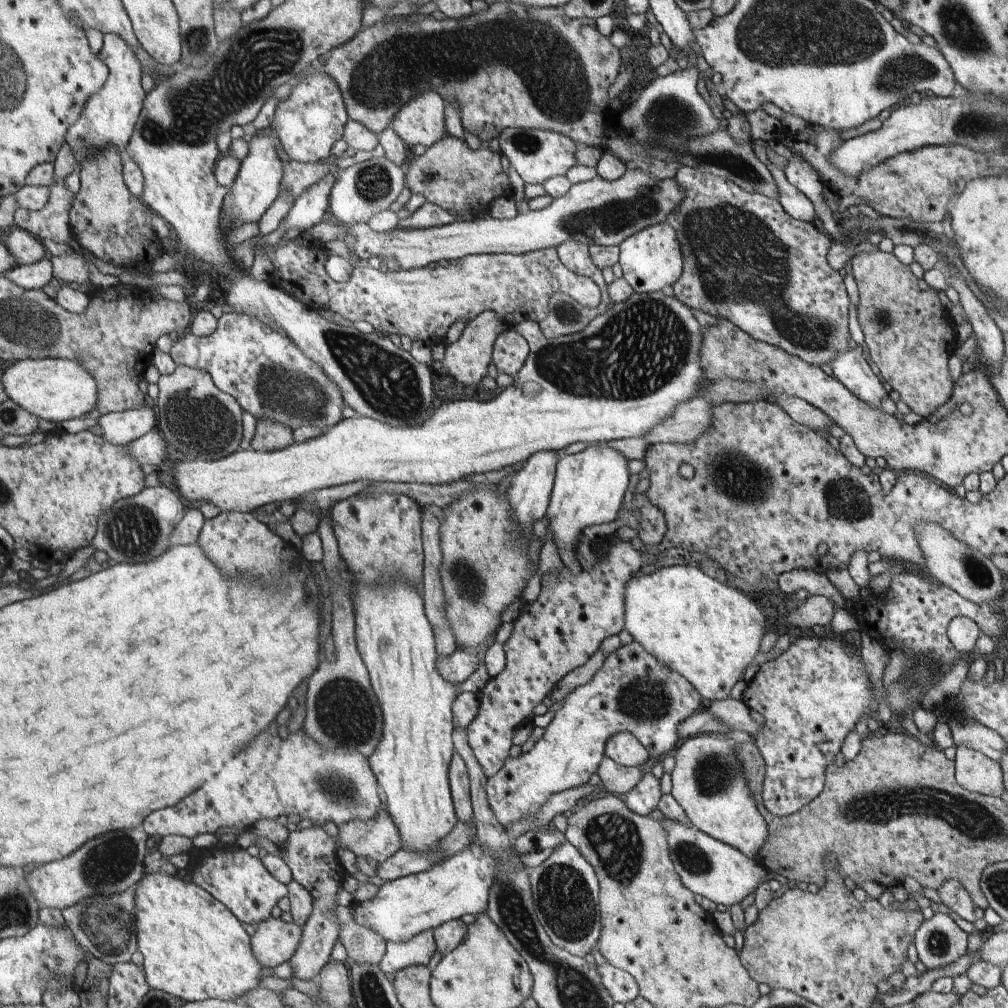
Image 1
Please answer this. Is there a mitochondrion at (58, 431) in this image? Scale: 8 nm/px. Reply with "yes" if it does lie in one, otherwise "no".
no

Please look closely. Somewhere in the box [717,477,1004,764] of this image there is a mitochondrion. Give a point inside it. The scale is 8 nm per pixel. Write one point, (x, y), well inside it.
(975, 569)

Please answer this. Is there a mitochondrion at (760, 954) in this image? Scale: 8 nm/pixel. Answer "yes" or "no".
no

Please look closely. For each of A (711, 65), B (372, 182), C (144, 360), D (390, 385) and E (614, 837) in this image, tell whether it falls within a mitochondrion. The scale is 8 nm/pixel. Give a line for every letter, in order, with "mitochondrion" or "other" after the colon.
A: other
B: mitochondrion
C: other
D: mitochondrion
E: mitochondrion

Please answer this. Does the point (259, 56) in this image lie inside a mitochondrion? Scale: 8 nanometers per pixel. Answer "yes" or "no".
yes

